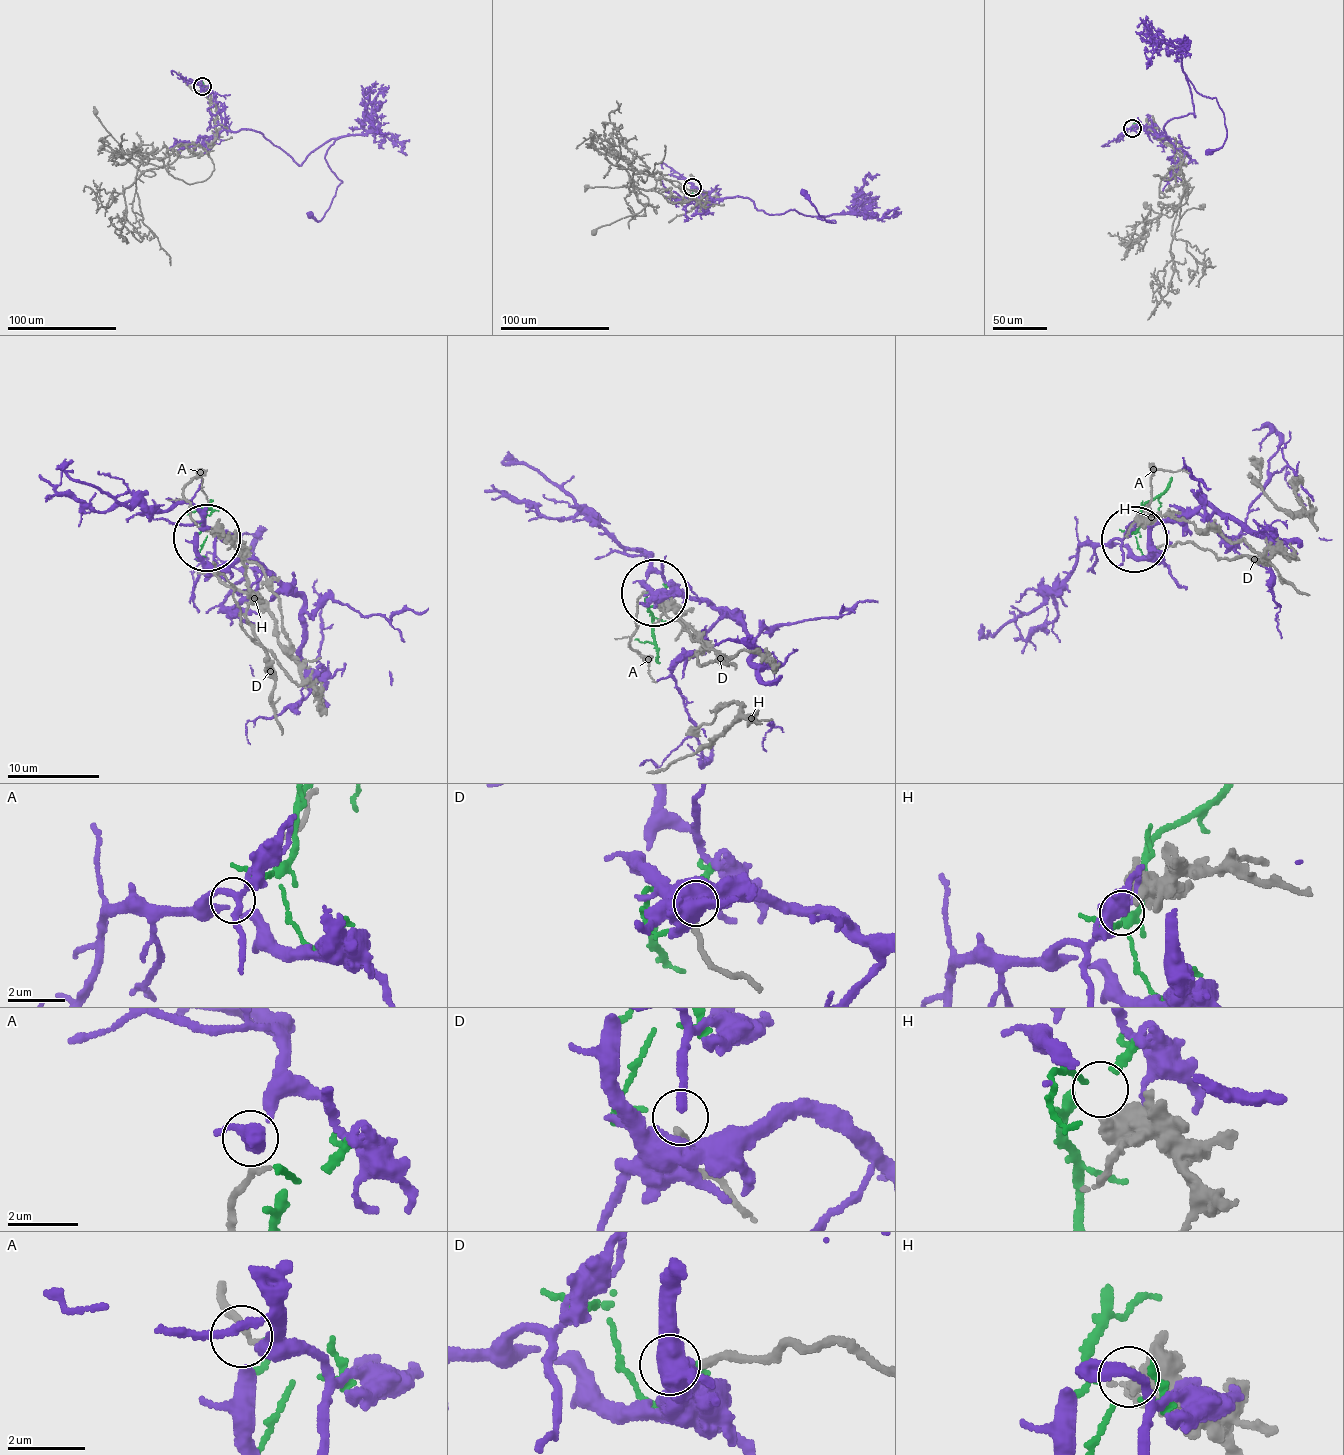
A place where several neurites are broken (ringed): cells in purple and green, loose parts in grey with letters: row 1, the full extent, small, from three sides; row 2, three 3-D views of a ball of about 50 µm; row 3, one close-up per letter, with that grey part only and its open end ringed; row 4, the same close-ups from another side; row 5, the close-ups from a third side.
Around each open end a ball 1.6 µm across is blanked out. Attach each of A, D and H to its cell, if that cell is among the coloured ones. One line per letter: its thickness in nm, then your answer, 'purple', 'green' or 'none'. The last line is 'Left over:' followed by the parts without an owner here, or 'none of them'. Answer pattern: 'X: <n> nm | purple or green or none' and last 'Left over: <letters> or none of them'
A: 190 nm | none
D: 200 nm | none
H: 550 nm | none
Left over: A, D, H

